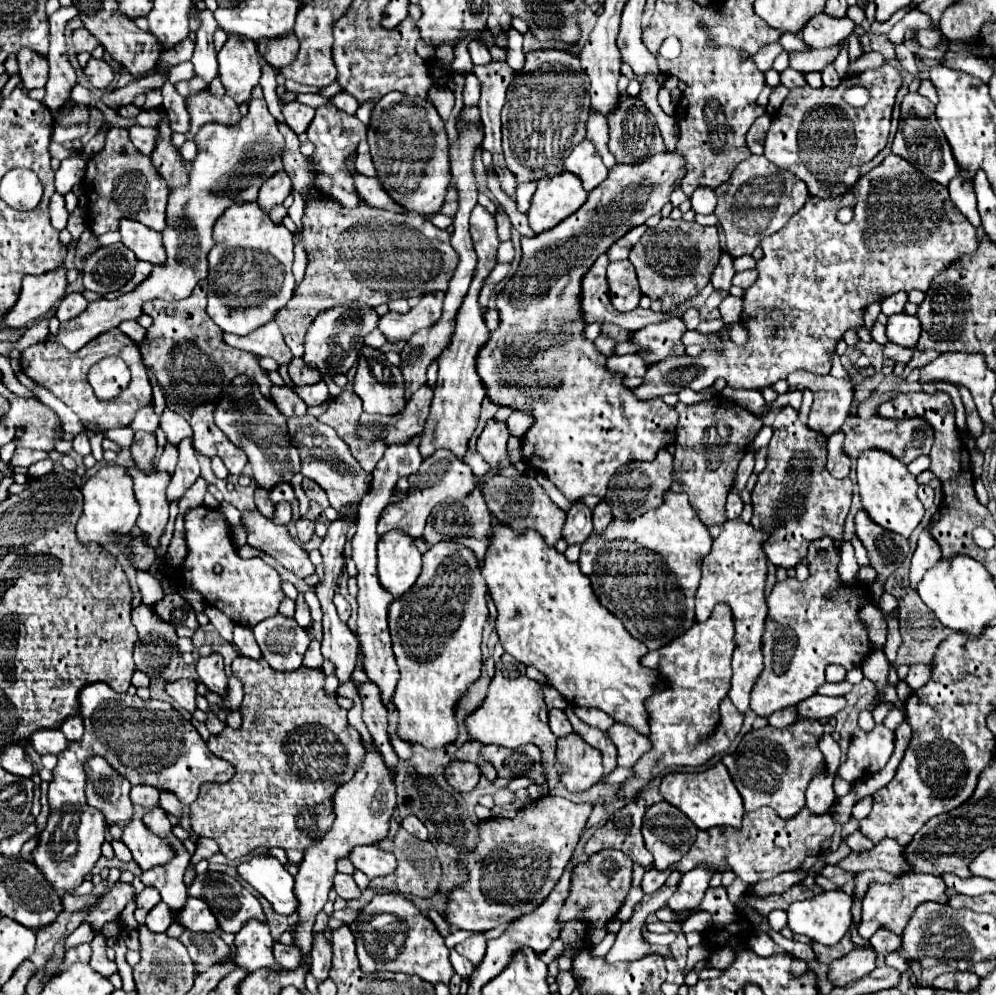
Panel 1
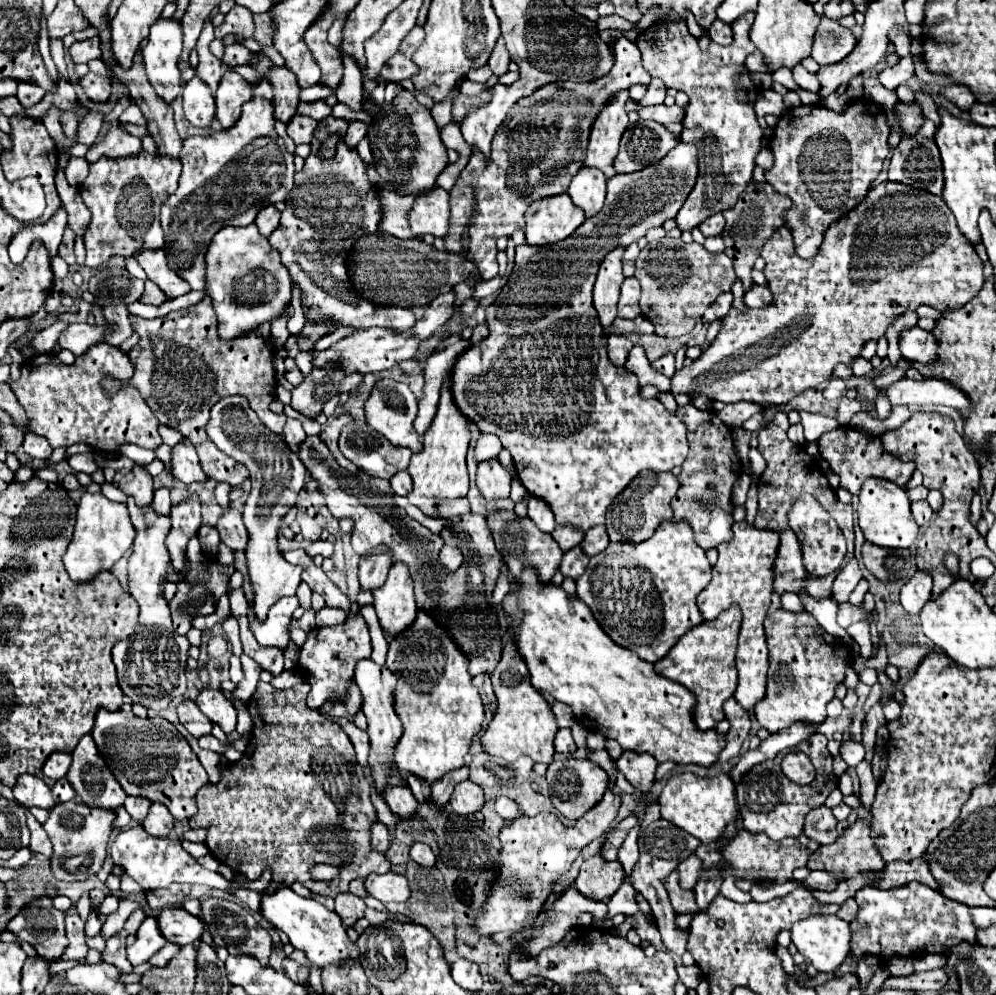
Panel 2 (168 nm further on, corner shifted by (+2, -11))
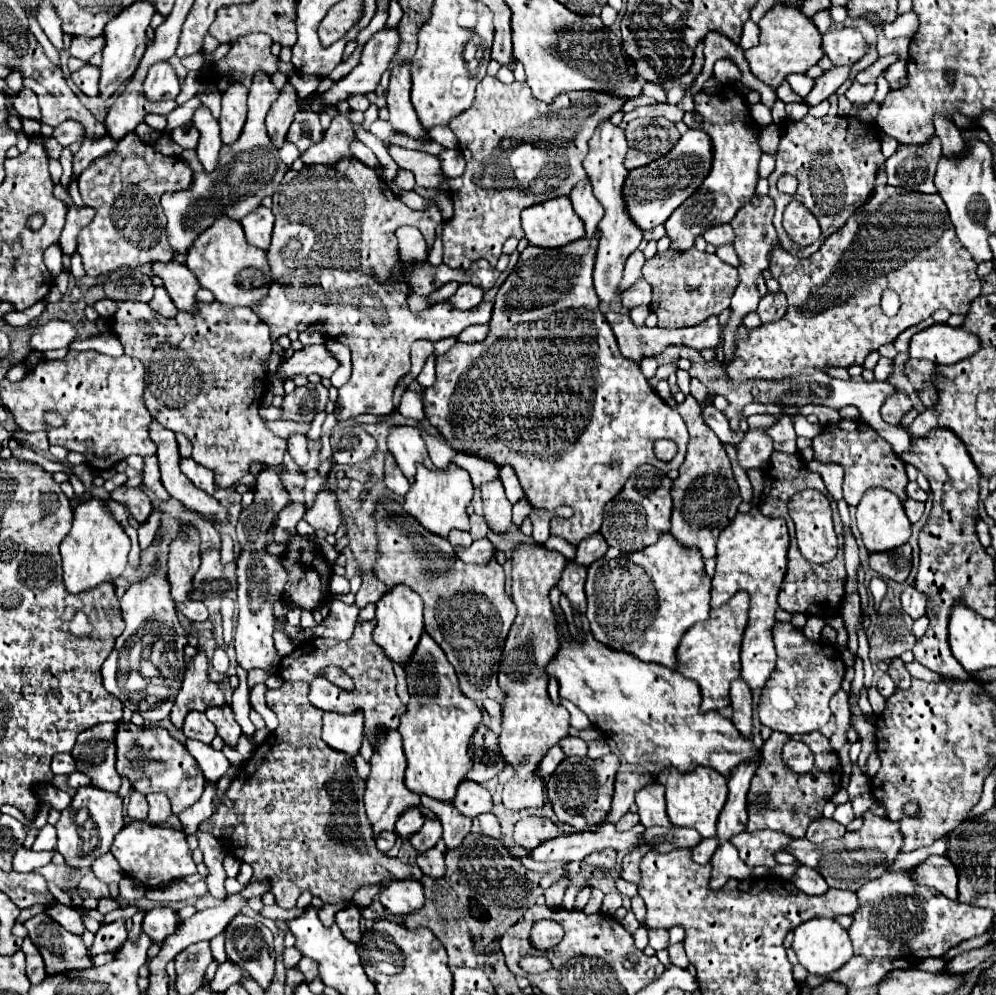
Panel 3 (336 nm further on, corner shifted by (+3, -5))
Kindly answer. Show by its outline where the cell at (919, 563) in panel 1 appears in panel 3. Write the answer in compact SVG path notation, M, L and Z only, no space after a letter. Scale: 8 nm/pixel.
M906 587L902 593L902 611L912 619L920 619L926 615L926 597L914 587Z

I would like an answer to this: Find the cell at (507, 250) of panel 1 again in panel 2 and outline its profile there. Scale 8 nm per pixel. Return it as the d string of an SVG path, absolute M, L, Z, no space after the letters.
M497 275L495 279L489 279L489 281L483 281L483 279L481 279L481 281L477 281L473 297L477 297L477 299L485 299L487 295L495 293L495 291L497 291L497 287L499 287L499 281L501 281L501 275Z

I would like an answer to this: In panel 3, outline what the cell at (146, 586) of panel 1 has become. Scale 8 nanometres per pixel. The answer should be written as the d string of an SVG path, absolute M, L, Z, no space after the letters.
M92 497L88 503L78 505L74 509L72 529L60 545L66 591L78 595L82 591L94 589L100 583L118 579L128 563L128 551L130 551L130 539L124 533L122 525L104 507L104 501Z

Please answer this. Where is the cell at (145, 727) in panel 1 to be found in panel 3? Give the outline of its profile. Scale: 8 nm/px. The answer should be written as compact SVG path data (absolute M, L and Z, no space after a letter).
M120 721L116 733L116 747L118 747L118 765L116 765L118 773L126 775L132 787L144 795L154 791L168 795L174 815L192 807L200 799L204 791L202 769L188 753L188 749L180 741L170 739L168 733L164 735L164 739L160 739L158 729L140 729L132 723L124 725Z

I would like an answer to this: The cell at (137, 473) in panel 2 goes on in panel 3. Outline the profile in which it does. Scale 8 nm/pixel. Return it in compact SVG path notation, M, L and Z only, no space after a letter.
M120 485L120 487L116 487L116 489L112 491L110 499L114 499L114 501L126 505L126 507L130 509L130 511L128 511L130 517L132 517L134 521L138 521L138 523L144 523L144 521L150 517L150 513L152 513L150 499L148 499L148 495L146 495L140 487L128 489L128 487Z

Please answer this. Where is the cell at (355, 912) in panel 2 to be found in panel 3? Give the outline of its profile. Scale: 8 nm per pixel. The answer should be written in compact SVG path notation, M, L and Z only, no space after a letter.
M350 905L348 909L342 909L336 913L336 925L344 933L344 937L352 943L358 943L362 939L360 931L360 907Z

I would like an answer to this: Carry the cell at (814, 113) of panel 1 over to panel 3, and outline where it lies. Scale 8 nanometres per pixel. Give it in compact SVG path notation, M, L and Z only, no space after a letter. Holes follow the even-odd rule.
M806 115L800 121L786 123L786 129L782 131L782 137L780 137L778 155L776 155L776 171L768 177L768 183L770 183L768 195L772 197L776 205L774 227L778 231L782 247L796 257L810 257L812 253L816 253L822 241L828 235L832 235L836 229L840 229L844 221L848 221L848 217L856 209L860 209L860 205L868 201L868 197L874 191L878 165L882 163L884 163L884 157L880 153L878 131L872 129L870 125L862 125L858 121L850 121L846 125L846 117L838 117L838 115L836 117L826 115L822 119ZM782 175L792 175L798 179L796 195L778 193L776 181ZM790 201L802 203L818 219L822 229L820 243L800 247L788 239L782 227L782 213Z

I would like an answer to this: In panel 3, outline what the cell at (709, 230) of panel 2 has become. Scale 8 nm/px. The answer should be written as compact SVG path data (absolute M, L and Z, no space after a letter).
M716 225L712 229L708 229L704 233L704 239L714 245L714 247L722 247L722 245L732 245L734 243L734 231L730 225Z

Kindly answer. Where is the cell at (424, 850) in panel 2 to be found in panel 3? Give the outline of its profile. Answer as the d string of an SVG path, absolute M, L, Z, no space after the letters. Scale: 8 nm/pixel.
M432 847L430 851L422 853L416 857L418 867L432 879L440 879L446 873L446 865L444 865L444 853L438 847Z

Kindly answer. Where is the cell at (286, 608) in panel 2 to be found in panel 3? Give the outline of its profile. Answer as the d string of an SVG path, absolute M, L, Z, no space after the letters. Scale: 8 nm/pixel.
M276 621L276 629L274 629L274 641L276 641L276 649L278 649L278 653L284 657L284 655L288 655L288 653L292 653L292 641L290 641L290 637L282 631L282 621Z

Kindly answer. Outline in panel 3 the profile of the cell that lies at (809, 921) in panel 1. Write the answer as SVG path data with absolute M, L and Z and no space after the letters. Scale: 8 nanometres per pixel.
M812 919L794 929L792 949L798 955L800 965L818 977L828 977L836 969L840 969L852 957L852 941L848 933L834 919Z

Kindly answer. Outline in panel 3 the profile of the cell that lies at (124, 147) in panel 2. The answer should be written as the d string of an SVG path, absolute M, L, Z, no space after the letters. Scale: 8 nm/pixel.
M110 135L102 137L102 139L86 139L80 147L80 151L74 155L74 161L72 161L72 169L74 169L74 175L80 175L96 157L102 157L106 153L110 153L114 147L116 147L118 141L114 141Z

